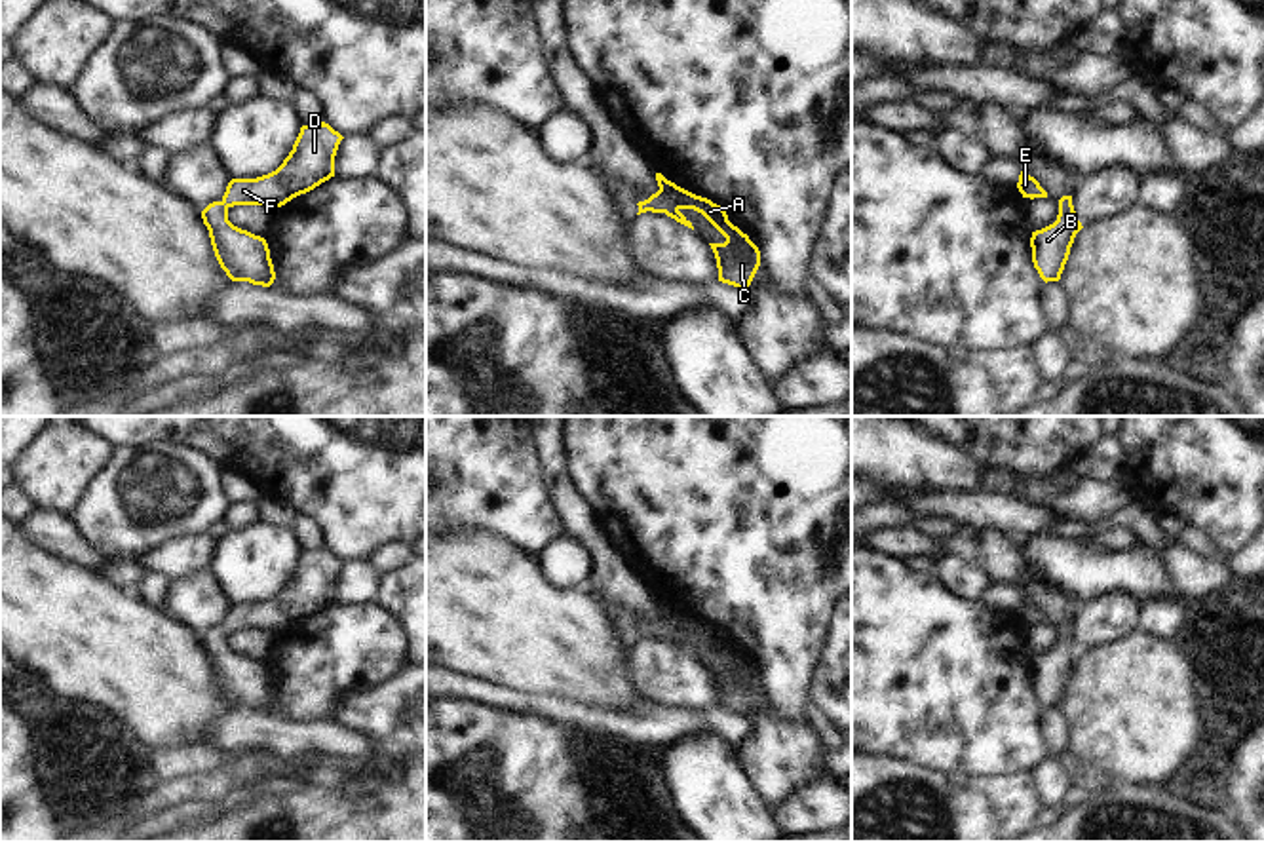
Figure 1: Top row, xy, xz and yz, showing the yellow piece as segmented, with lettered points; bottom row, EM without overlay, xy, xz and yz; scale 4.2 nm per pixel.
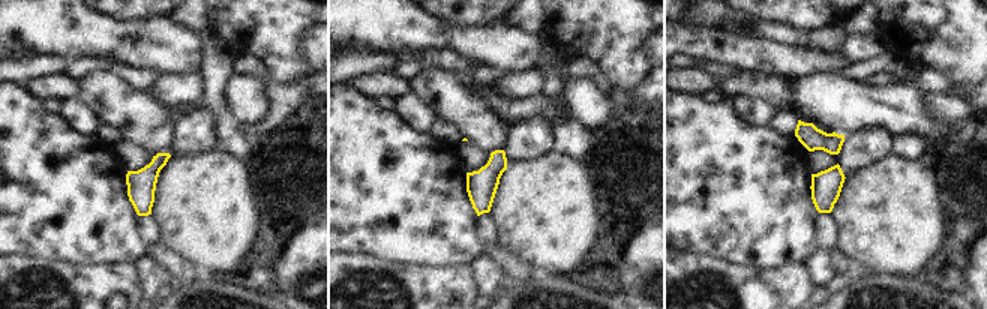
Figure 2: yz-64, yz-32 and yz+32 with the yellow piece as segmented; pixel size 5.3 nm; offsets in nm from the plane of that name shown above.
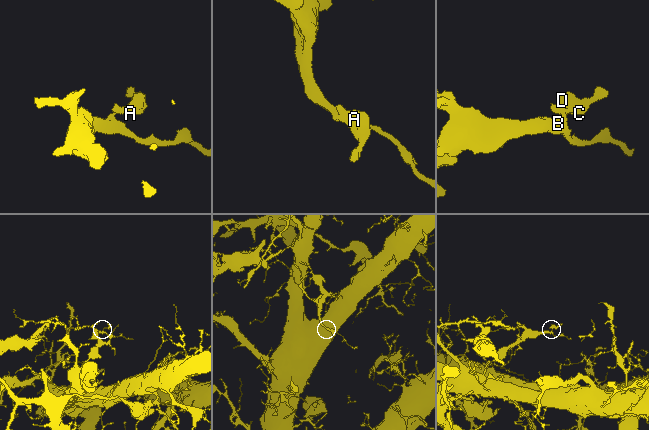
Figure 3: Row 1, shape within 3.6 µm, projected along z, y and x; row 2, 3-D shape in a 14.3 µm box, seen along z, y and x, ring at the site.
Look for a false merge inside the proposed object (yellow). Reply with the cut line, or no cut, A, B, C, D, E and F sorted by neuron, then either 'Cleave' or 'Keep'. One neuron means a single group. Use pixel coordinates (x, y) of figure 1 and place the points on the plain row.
No split. Groups: A B C D E F. Keep.

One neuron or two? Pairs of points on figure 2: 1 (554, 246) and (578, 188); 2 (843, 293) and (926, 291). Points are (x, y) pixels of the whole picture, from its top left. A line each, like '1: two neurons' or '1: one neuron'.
1: one neuron
2: one neuron

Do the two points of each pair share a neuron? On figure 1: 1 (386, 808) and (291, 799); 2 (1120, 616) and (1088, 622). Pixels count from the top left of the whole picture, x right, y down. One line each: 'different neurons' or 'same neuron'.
1: same neuron
2: same neuron

